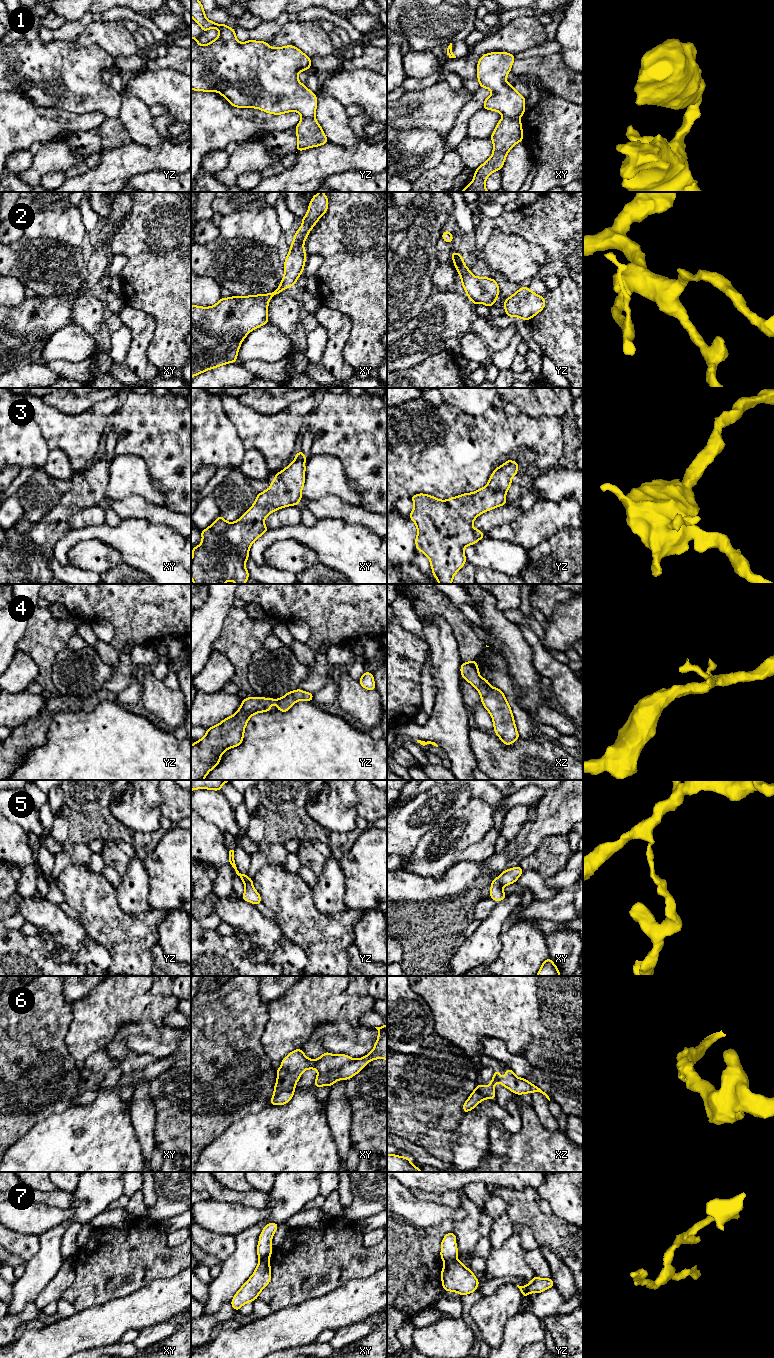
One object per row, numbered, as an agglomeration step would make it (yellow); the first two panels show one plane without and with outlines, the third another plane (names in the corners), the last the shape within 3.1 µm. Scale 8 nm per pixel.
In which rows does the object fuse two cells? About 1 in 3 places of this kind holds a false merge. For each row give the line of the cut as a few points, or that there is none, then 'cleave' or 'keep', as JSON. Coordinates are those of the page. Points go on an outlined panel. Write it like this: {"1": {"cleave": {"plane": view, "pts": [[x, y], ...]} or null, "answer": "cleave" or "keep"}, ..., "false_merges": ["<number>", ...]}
{"1": {"cleave": {"plane": "xy", "pts": [[504, 116], [517, 119]]}, "answer": "cleave"}, "2": {"cleave": null, "answer": "keep"}, "3": {"cleave": null, "answer": "keep"}, "4": {"cleave": null, "answer": "keep"}, "5": {"cleave": {"plane": "xy", "pts": [[497, 878], [502, 886]]}, "answer": "cleave"}, "6": {"cleave": null, "answer": "keep"}, "7": {"cleave": {"plane": "yz", "pts": [[455, 1259], [445, 1263]]}, "answer": "cleave"}, "false_merges": ["1", "5", "7"]}

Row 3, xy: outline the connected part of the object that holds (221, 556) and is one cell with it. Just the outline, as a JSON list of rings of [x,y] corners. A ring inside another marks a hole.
[[[302,451],[297,452],[294,461],[275,474],[270,488],[258,493],[255,503],[237,521],[230,523],[219,515],[207,529],[201,530],[202,542],[192,549],[191,579],[194,584],[246,583],[249,573],[245,562],[252,543],[268,531],[265,518],[278,509],[299,505],[303,497],[301,491],[305,483],[306,460]]]

